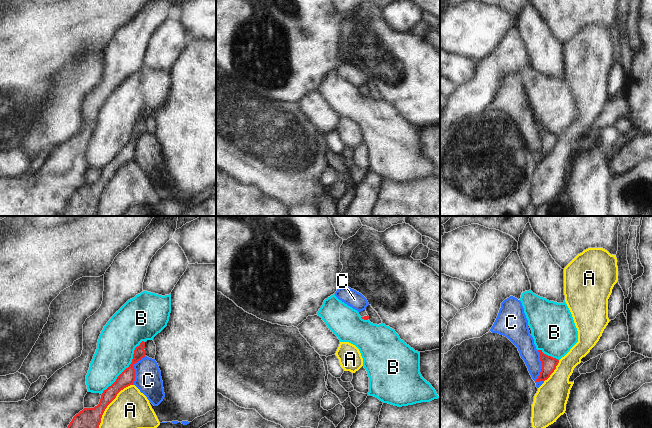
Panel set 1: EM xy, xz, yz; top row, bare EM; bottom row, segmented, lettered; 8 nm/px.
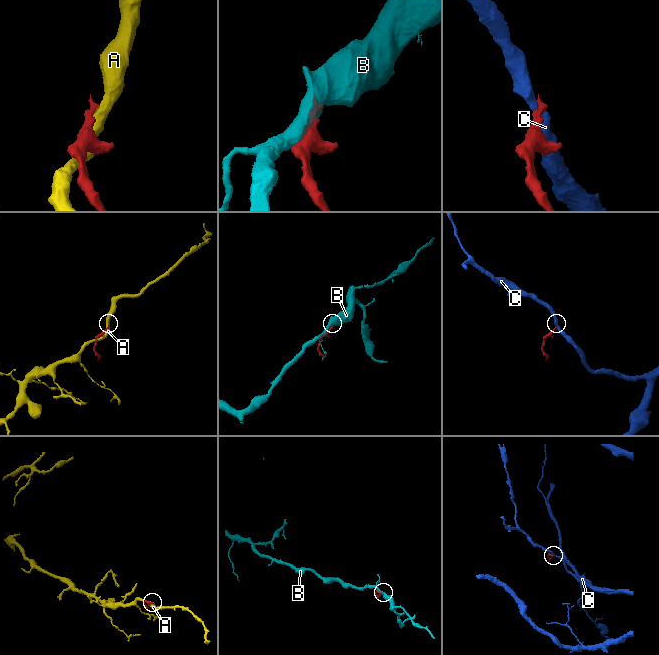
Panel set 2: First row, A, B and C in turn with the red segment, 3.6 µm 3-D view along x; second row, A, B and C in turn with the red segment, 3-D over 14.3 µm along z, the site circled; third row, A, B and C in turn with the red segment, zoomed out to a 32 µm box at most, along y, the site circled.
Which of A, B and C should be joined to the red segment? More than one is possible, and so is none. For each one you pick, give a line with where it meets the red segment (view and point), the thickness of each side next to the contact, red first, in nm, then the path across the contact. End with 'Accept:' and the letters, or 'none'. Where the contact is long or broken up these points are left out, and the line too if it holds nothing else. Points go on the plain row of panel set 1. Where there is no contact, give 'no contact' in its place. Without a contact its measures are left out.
Accept: none

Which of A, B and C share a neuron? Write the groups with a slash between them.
A / B / C

